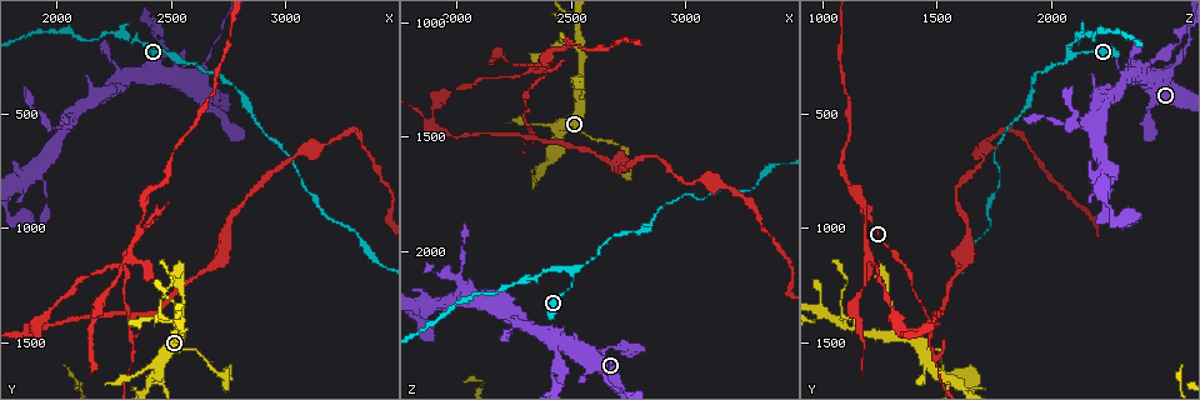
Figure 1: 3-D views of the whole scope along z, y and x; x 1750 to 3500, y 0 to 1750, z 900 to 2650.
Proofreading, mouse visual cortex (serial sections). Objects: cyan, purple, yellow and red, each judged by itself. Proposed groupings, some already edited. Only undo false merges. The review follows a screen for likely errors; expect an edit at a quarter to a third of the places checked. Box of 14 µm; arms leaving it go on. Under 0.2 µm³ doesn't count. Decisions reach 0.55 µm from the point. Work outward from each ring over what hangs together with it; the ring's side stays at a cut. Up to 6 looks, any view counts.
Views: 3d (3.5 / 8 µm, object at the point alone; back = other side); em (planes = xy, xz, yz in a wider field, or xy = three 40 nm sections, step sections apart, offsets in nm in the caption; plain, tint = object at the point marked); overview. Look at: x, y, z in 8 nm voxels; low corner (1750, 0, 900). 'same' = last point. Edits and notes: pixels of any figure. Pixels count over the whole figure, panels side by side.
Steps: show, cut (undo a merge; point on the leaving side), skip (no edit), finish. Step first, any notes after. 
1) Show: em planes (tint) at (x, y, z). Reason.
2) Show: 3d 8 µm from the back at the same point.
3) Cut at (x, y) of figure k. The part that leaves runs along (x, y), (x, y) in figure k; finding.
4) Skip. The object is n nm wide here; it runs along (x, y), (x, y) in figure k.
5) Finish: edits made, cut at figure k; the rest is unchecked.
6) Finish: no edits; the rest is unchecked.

Show: 3d 3.5 µm at (2440, 940, 1180). Abrupt turn.

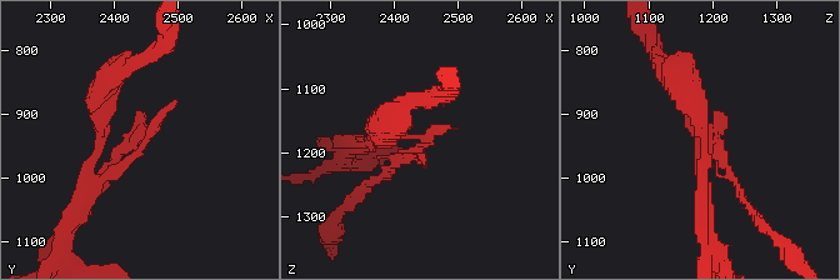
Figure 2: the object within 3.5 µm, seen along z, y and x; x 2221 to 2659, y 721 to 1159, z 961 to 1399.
Show: em xy step 1 (tint) at (2445, 940, 1185). Shape alone is not enough.

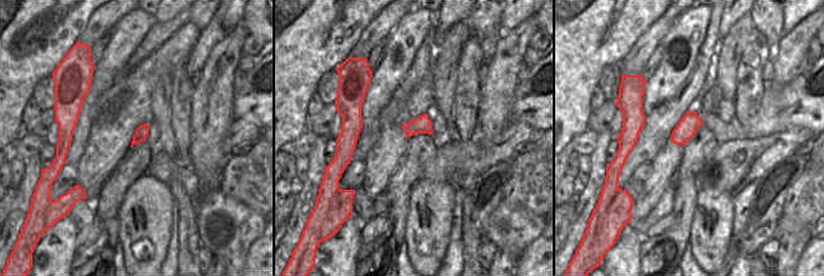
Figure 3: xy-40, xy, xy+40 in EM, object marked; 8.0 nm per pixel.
Show: em xy step 3 (tint) at the same point.

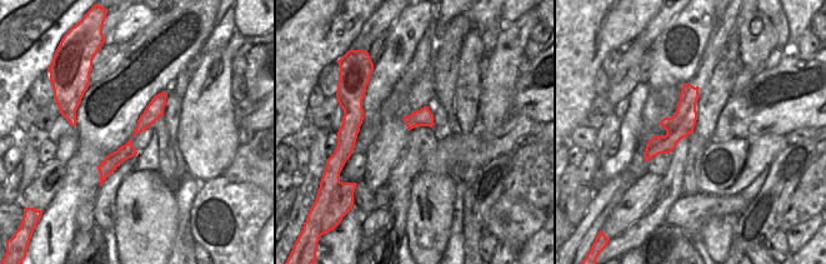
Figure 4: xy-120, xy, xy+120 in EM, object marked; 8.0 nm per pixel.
Cut at (698, 128) of figure 2. The part that leaves runs along (701, 139), (701, 228) in figure 2; two cells meet here.

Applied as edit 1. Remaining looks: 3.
Show: overview.

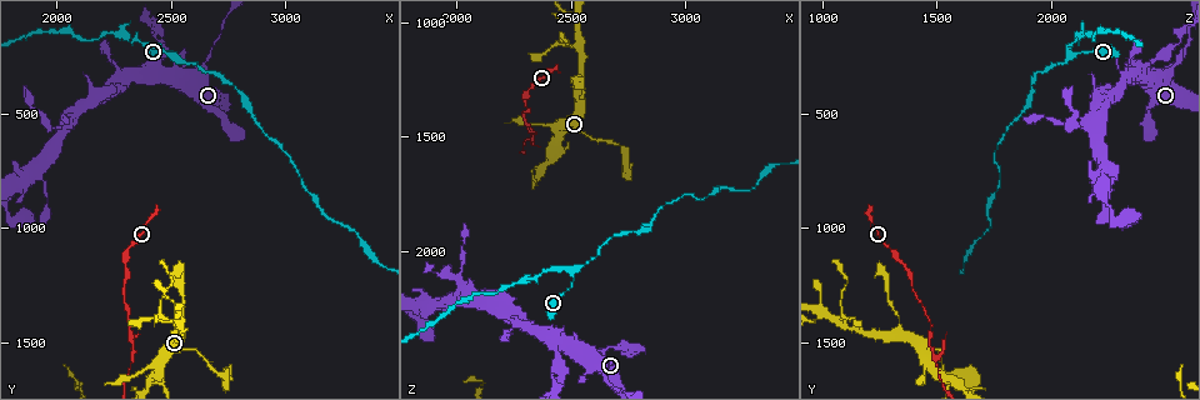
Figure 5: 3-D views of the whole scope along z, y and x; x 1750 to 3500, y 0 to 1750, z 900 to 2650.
Show: 3d 3.5 µm at (2430, 1650, 1550). Arms part here.

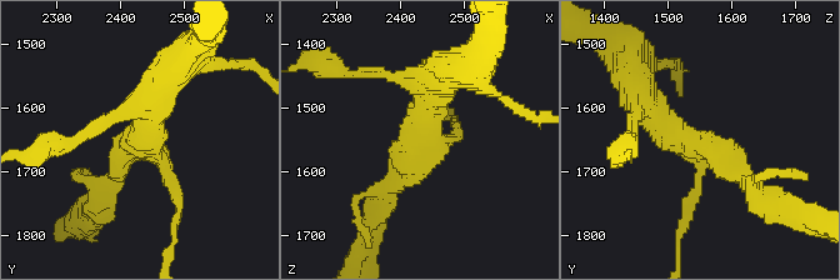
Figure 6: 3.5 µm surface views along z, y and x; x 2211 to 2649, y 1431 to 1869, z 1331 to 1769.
Show: em xy step 5 (tint) at (2435, 1655, 1545). 3 arms meet here; the arms are 150, 200, 400 nm wide.

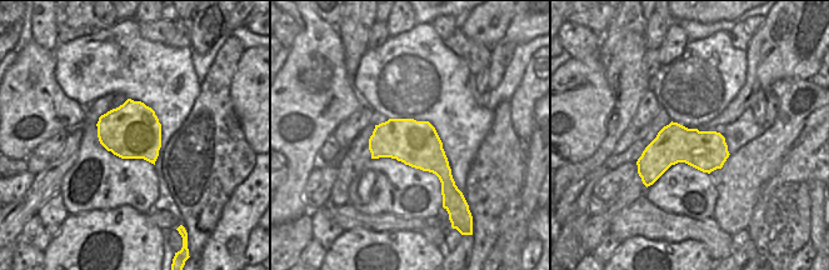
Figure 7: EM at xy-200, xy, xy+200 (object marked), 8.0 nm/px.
Skip. It runs along (640, 95), (755, 191) in figure 6; one cell here.

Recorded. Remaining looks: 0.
Finish: edits made, cut at figure 2; the rest is unchecked.

